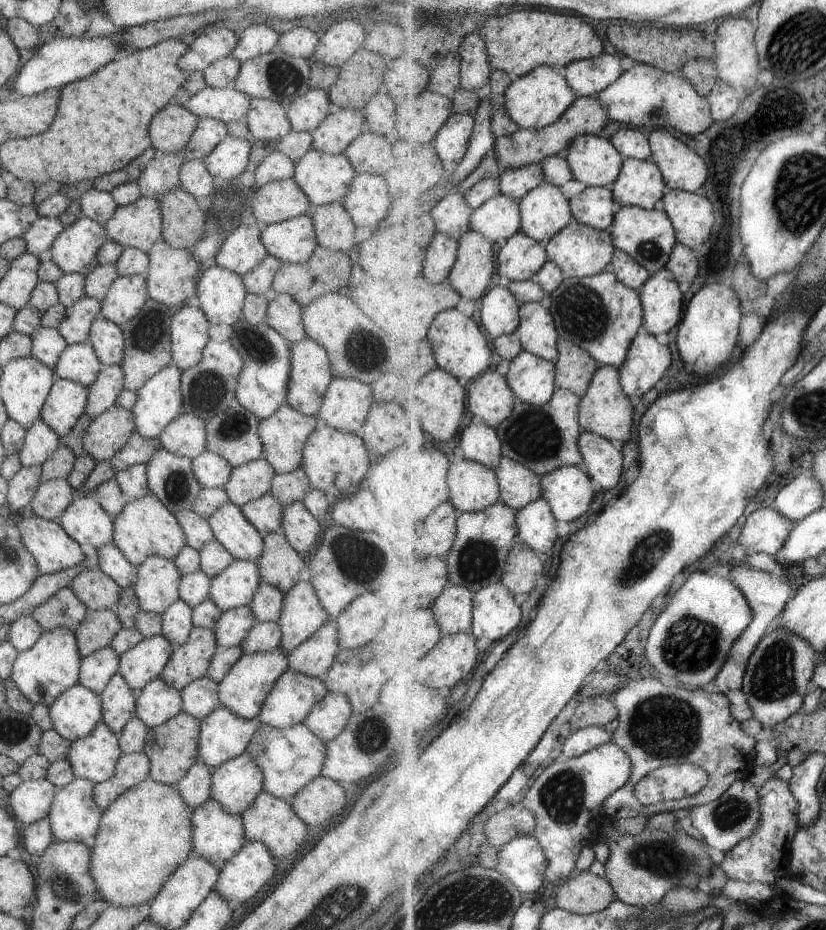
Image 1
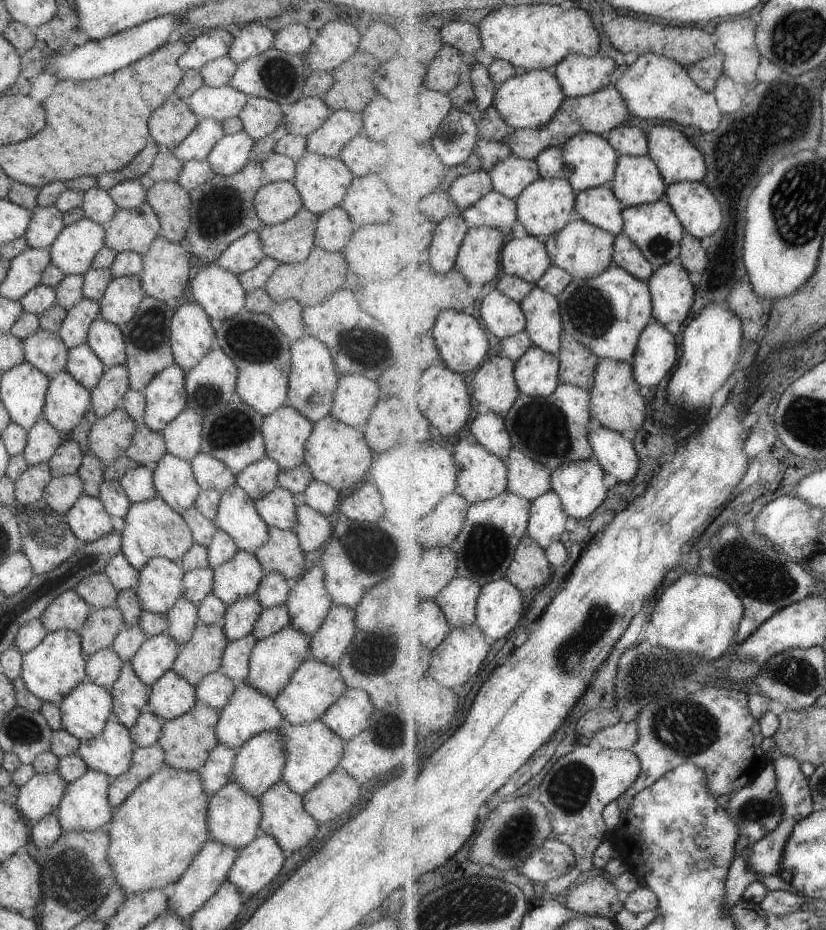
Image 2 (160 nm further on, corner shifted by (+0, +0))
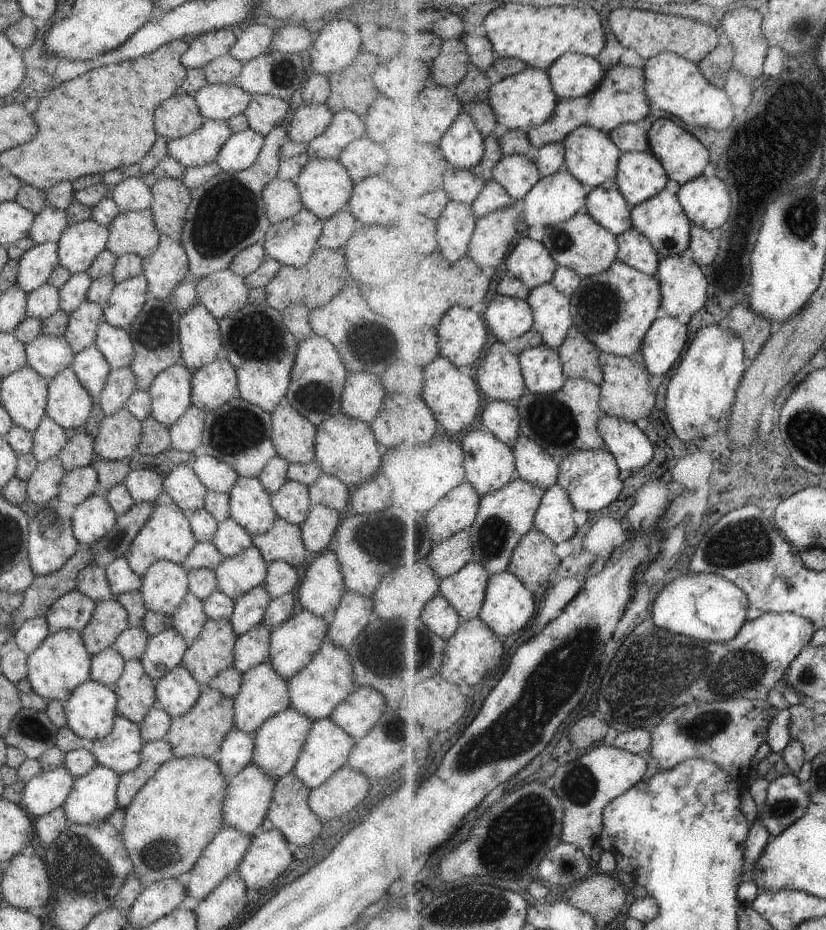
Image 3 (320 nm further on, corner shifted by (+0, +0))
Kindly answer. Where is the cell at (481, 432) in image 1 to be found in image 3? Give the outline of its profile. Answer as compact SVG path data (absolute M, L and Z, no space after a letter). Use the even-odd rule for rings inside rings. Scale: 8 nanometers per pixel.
M492 400L483 410L483 429L495 434L512 449L521 435L521 414L517 406L505 401Z

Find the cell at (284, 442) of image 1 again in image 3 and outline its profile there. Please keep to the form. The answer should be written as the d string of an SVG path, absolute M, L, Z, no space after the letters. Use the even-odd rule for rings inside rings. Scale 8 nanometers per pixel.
M284 400L270 413L269 440L277 456L287 463L307 463L313 459L316 427L291 409Z

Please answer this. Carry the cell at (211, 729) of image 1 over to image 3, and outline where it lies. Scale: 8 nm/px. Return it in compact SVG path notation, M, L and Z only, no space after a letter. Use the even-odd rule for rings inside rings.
M261 662L253 666L251 670L241 676L241 687L231 702L231 718L233 718L233 730L253 734L263 722L271 716L275 716L289 707L289 696L287 696L287 681L279 678L273 668L267 662Z

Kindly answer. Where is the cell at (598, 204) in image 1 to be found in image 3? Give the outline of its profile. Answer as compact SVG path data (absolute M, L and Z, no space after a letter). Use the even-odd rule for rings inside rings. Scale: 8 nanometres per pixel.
M614 184L601 186L588 192L587 213L615 236L634 228L631 210L630 203Z

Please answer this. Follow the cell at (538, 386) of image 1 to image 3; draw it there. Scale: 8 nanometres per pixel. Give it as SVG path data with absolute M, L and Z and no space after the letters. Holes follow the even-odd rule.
M544 344L524 350L522 353L519 353L519 356L527 392L536 396L554 394L562 390L563 386L566 386L566 383L570 380L563 372L561 358L556 349L552 349Z

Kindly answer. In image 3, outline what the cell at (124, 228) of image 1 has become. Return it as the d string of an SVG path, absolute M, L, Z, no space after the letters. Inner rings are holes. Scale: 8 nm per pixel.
M149 209L118 212L106 228L105 250L116 258L123 254L135 254L143 259L155 250L160 236Z

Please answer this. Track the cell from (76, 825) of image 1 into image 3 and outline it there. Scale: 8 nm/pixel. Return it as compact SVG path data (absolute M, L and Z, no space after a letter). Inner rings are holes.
M99 765L93 766L86 774L75 778L71 792L60 807L67 823L87 826L105 820L116 809L115 794L118 781L117 773Z

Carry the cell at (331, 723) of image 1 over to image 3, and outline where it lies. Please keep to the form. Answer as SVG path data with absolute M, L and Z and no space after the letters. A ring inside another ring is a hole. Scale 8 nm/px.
M358 686L329 714L329 722L355 740L362 738L386 710L383 696L367 686Z

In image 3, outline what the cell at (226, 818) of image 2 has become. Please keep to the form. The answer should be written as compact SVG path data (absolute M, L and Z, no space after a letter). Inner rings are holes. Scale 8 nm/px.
M255 764L245 766L237 772L231 780L227 781L225 794L223 794L223 806L221 806L221 824L225 828L235 828L237 832L254 836L260 828L261 822L267 813L272 796L275 778L261 772Z

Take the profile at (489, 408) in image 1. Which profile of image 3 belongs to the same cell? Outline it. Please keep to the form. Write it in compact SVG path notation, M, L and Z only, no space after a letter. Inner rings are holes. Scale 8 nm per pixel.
M497 341L487 350L477 370L476 382L487 400L519 401L527 393L520 366L520 356L511 352L503 342Z

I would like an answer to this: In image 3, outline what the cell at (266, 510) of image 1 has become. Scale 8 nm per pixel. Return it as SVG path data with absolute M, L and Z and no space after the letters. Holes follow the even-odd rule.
M286 481L274 494L269 496L269 504L276 518L297 527L307 515L311 505L307 498L307 487L294 481Z

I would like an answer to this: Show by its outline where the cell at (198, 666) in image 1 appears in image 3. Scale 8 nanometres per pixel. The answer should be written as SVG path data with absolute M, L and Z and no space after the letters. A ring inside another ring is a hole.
M206 619L199 634L179 658L179 665L201 687L206 686L215 674L231 667L236 638L227 619Z

